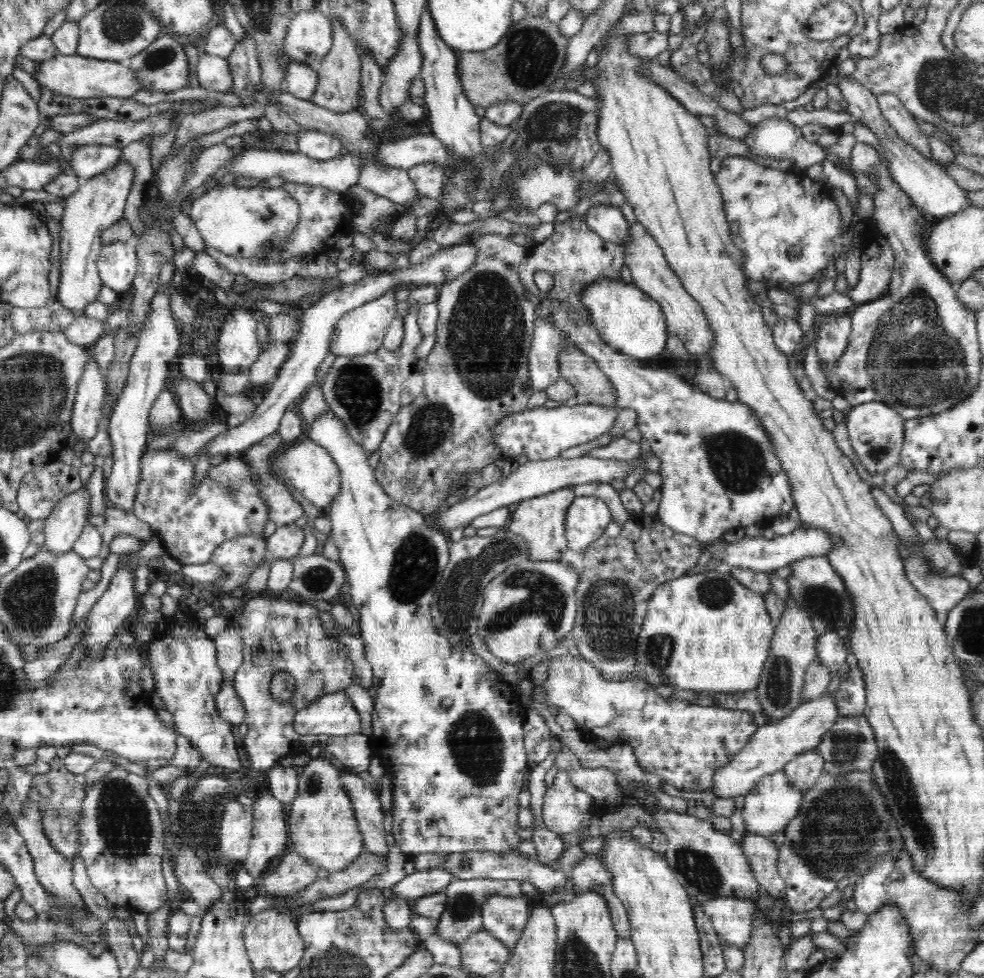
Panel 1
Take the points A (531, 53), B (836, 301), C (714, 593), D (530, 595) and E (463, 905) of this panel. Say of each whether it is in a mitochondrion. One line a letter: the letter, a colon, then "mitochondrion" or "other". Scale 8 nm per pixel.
A: mitochondrion
B: other
C: mitochondrion
D: mitochondrion
E: mitochondrion

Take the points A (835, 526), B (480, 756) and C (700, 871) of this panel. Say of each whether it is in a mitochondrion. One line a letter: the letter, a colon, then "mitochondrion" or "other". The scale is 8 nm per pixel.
A: other
B: mitochondrion
C: mitochondrion

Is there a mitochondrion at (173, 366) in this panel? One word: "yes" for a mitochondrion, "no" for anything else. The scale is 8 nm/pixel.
no

